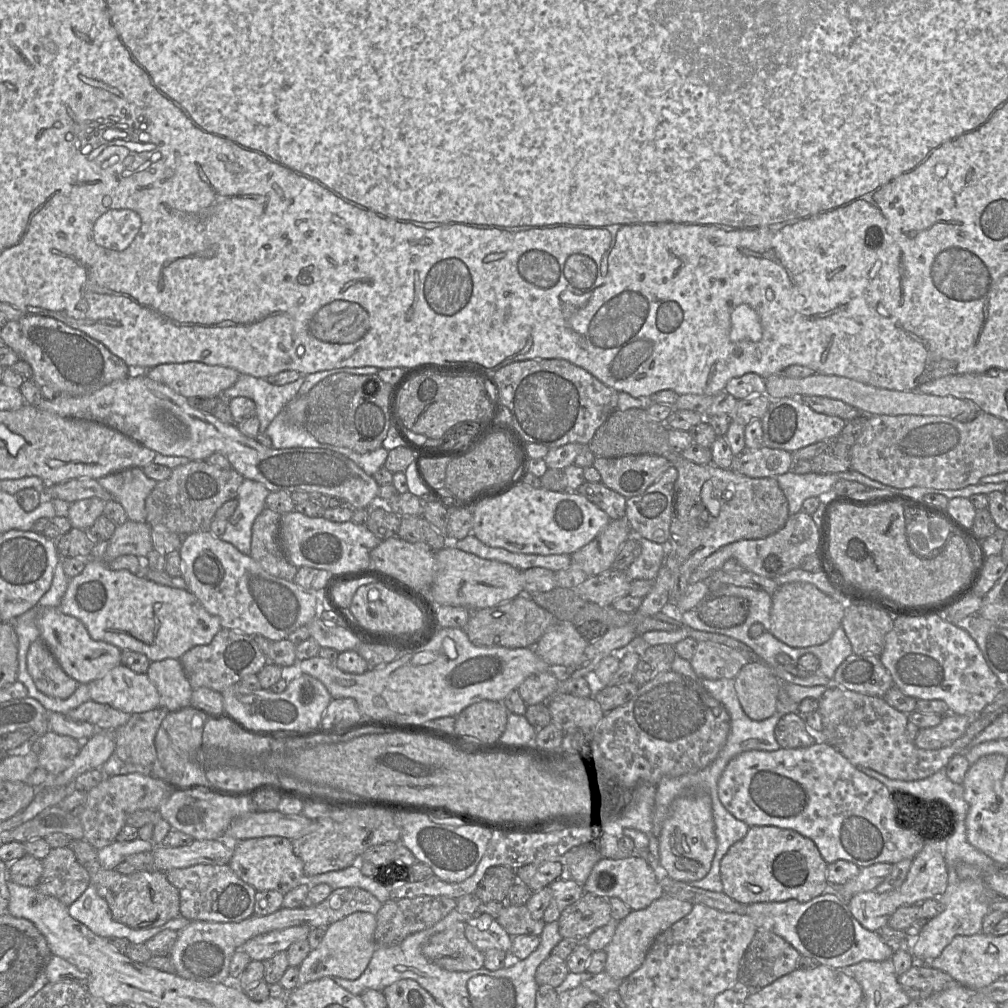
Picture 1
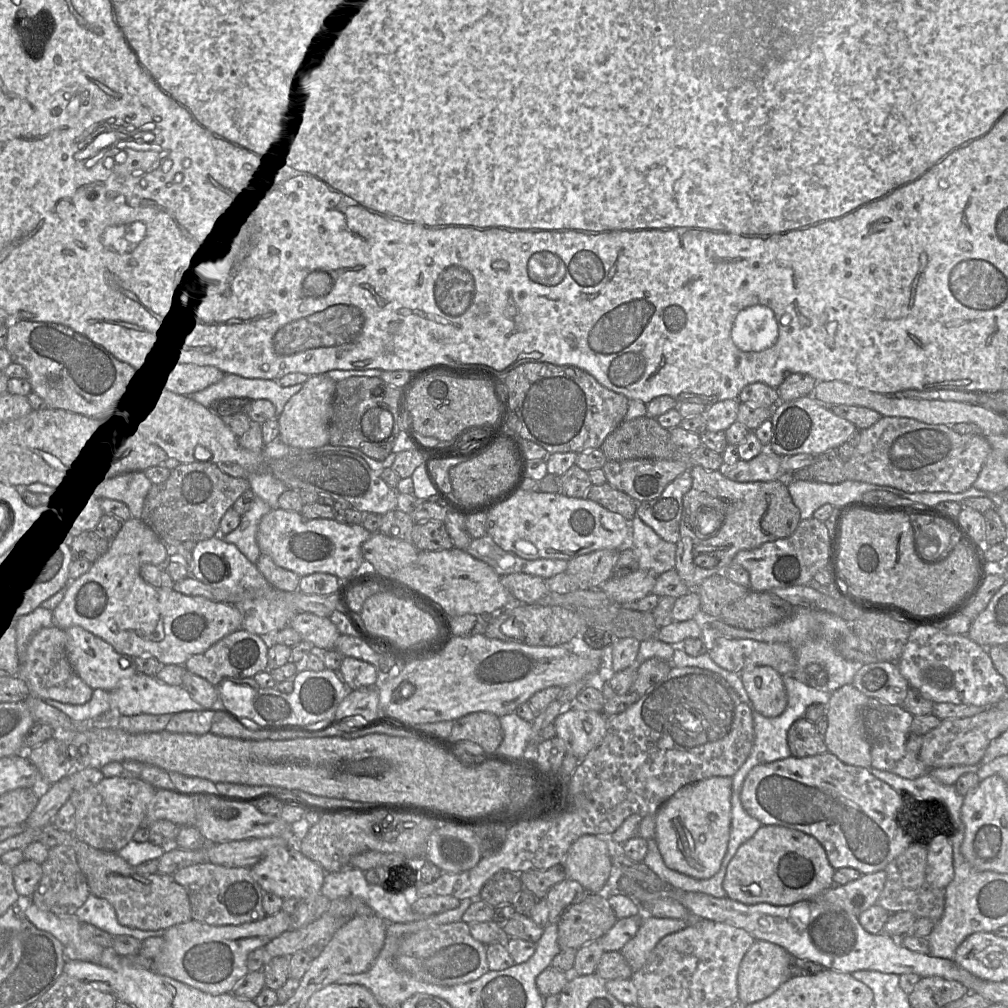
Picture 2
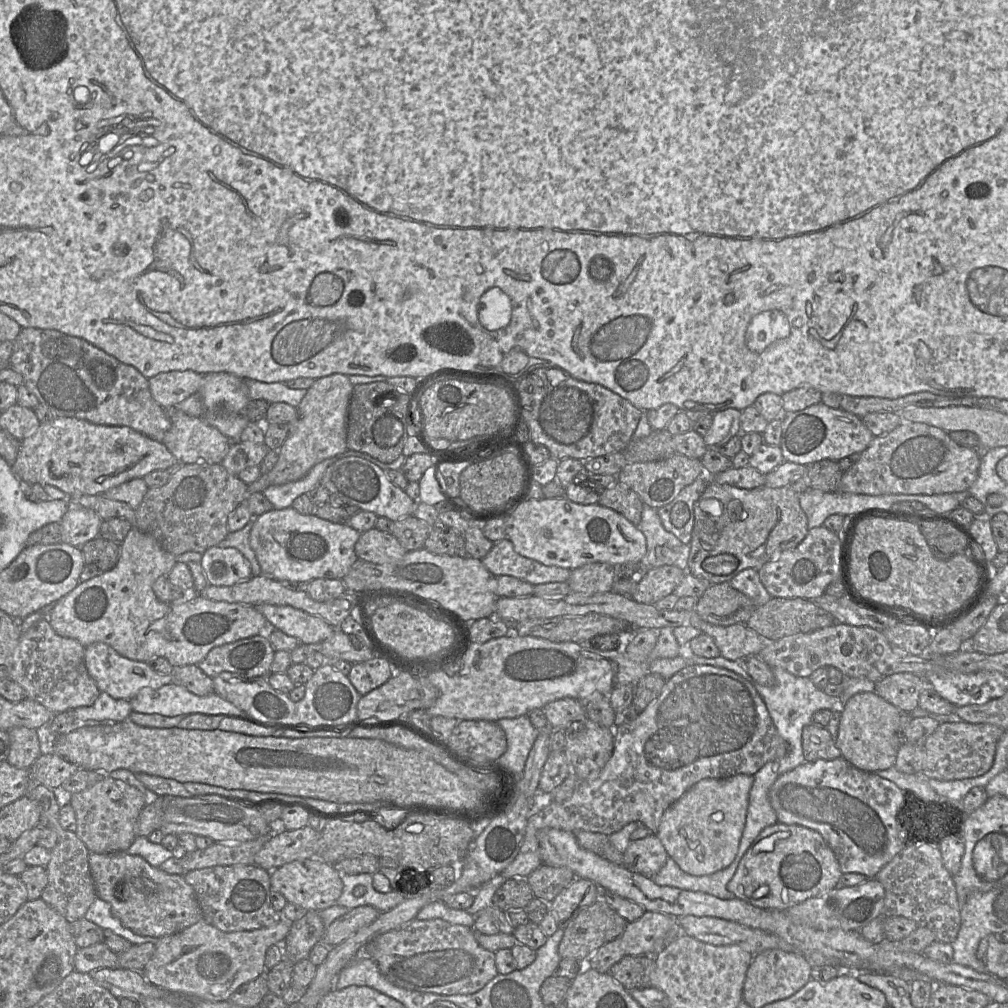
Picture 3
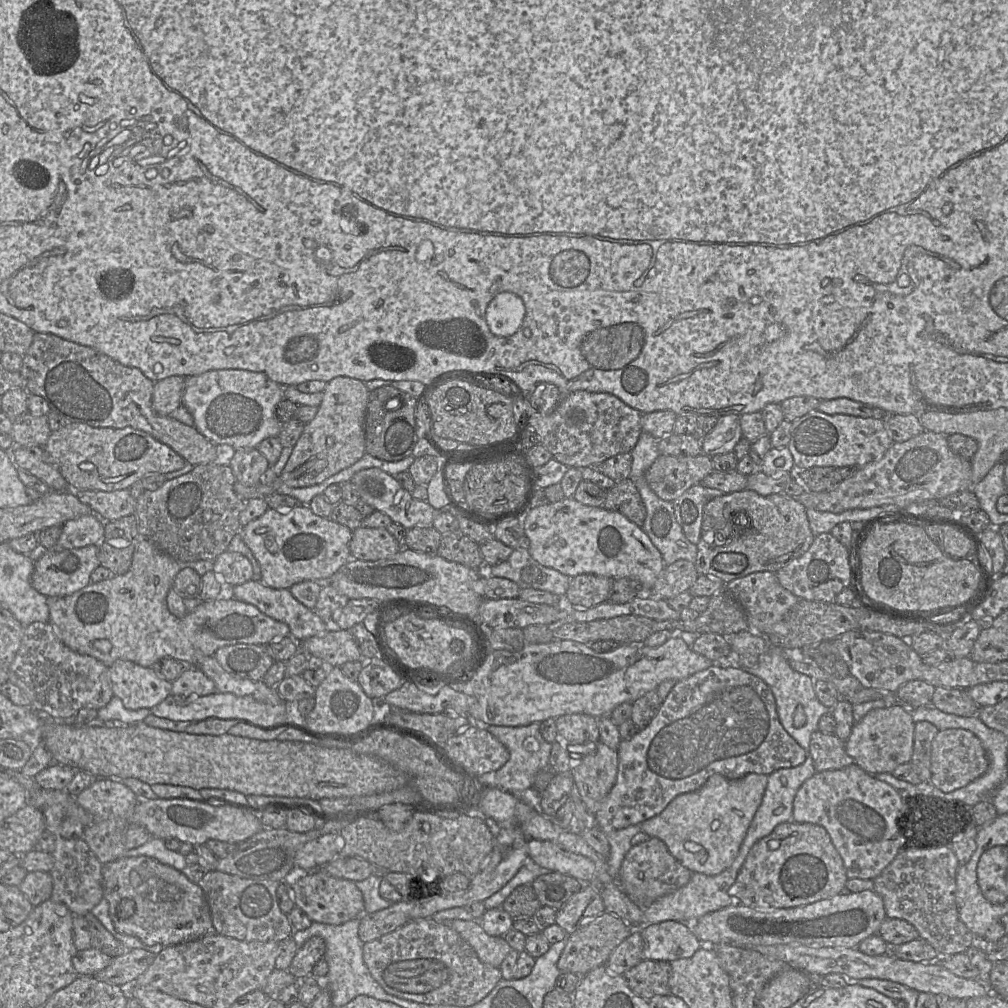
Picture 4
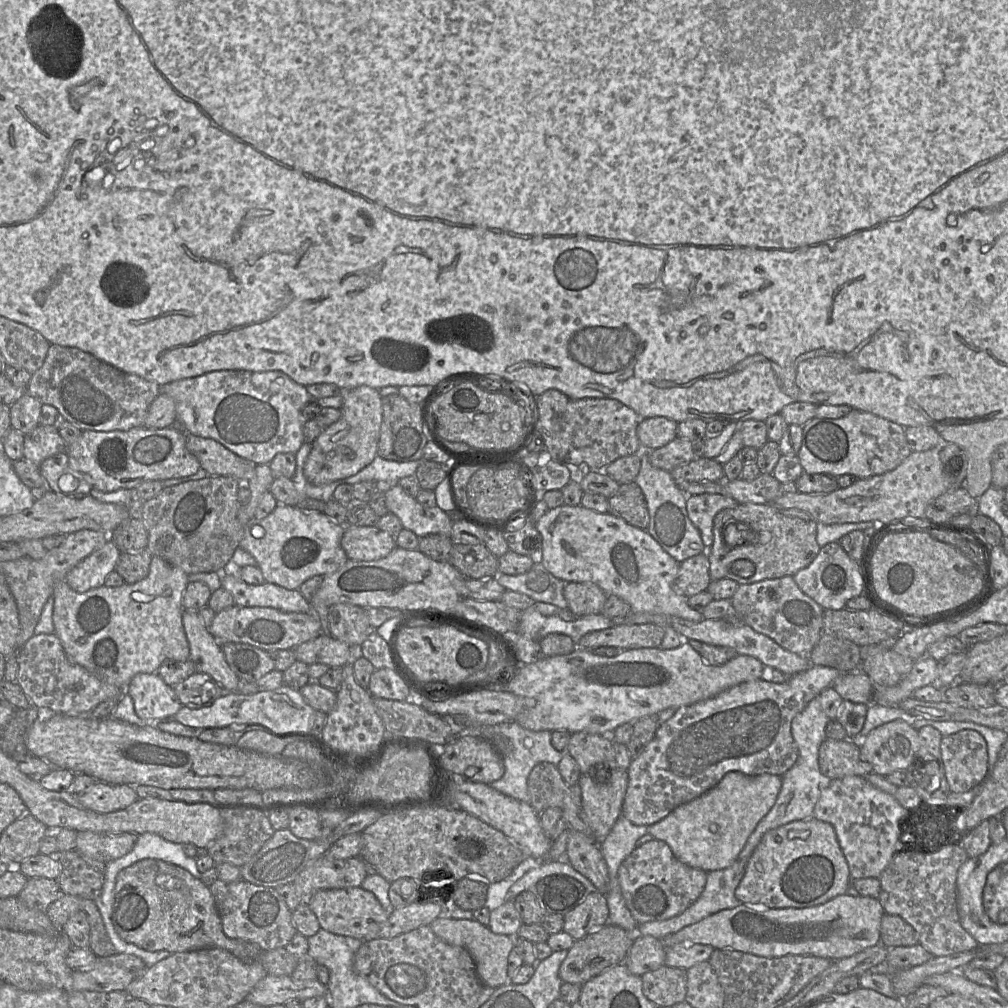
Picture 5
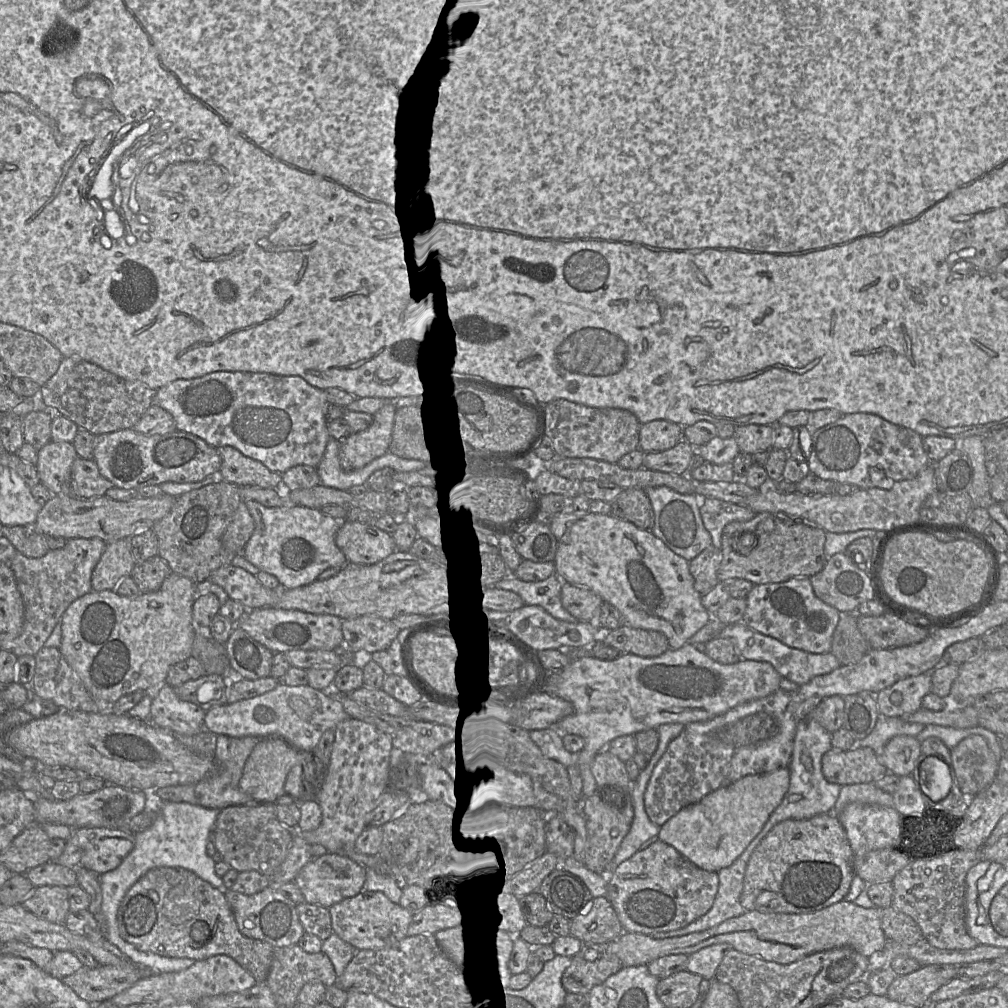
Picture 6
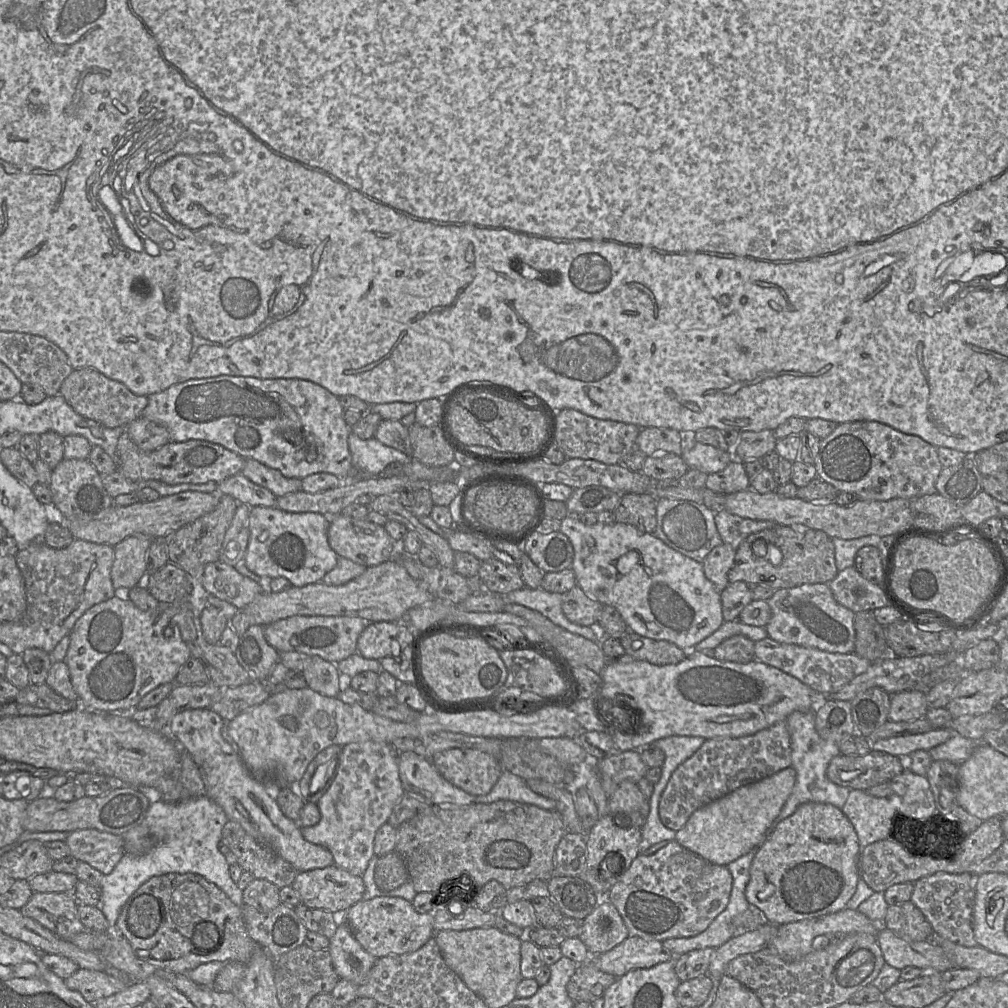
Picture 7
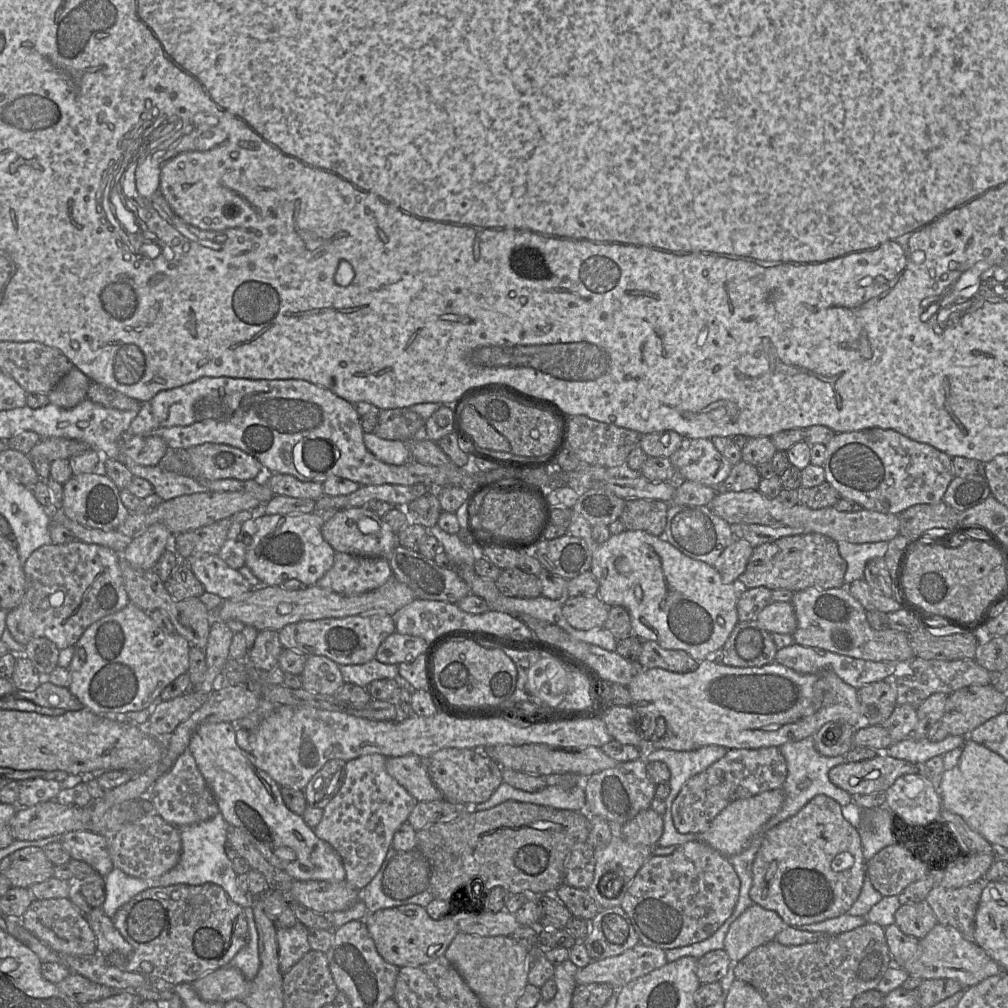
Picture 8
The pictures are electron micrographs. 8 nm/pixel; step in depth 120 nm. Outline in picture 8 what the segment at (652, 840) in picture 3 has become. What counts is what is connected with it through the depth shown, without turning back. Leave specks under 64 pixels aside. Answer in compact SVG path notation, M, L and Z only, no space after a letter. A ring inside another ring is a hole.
M699 841L679 845L673 853L650 856L629 884L620 907L628 915L642 944L663 950L703 941L731 916L738 901L740 879L728 857Z

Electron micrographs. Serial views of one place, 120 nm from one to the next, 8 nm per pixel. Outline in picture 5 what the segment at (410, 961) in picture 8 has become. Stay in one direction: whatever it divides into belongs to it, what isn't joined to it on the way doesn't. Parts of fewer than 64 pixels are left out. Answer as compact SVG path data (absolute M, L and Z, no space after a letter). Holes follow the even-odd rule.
M361 886L319 890L309 899L308 907L316 915L322 929L332 934L356 938L361 942L380 939L380 930L389 916L376 896Z

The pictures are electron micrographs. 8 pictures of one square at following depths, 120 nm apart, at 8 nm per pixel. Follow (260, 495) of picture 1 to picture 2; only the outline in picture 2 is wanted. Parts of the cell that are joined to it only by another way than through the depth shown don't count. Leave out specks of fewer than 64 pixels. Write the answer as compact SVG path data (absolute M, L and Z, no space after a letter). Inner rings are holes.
M255 495L252 507L241 516L239 526L231 533L221 536L226 543L235 545L238 550L253 564L256 564L261 552L257 544L258 525L271 507Z

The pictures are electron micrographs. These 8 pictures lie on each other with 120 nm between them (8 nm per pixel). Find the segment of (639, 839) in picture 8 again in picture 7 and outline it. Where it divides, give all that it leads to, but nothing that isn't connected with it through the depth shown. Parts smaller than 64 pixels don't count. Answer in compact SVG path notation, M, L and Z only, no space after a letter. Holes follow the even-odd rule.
M630 780L622 781L612 796L608 797L609 813L625 813L633 824L641 828L649 815L650 804L637 786Z

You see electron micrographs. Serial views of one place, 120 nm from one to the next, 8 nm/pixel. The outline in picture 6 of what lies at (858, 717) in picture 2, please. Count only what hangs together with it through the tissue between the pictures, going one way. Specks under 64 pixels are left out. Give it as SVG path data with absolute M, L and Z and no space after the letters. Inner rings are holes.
M898 735L889 740L878 754L889 773L900 777L911 775L921 754L921 743L916 737Z

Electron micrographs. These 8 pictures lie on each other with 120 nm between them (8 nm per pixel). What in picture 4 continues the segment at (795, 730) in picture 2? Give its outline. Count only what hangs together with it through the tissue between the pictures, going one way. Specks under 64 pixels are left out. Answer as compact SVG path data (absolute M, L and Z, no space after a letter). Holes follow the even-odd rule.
M819 730L811 735L809 752L816 772L841 769L855 763L845 750L845 741Z

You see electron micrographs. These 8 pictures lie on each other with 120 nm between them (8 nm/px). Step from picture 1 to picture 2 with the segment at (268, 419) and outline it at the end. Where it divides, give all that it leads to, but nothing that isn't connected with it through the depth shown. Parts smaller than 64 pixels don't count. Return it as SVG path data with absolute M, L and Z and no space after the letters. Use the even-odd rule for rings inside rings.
M225 374L223 379L206 389L195 393L192 400L206 408L214 402L227 398L249 400L269 400L274 406L278 418L287 401L300 391L303 384L281 387L275 380L244 378L234 374Z

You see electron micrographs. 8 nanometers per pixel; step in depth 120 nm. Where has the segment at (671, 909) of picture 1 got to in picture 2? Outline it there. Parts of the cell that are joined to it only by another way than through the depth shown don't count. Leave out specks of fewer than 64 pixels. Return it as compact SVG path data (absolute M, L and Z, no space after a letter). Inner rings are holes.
M644 915L636 935L619 952L634 973L643 967L650 953L662 938L684 929L689 924L682 919Z

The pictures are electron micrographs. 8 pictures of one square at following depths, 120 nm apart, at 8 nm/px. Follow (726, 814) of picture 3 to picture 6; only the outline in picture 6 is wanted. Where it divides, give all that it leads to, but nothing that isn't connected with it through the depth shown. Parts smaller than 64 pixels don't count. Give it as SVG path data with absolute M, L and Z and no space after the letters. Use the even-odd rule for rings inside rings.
M789 767L767 774L747 775L681 809L660 826L658 839L673 846L697 867L718 872L730 866L762 830L780 805L790 784Z

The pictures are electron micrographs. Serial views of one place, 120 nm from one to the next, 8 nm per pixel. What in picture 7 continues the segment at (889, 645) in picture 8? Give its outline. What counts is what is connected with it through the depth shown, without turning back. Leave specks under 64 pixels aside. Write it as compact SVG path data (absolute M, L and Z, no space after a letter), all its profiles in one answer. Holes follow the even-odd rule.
M802 584L778 589L767 603L771 608L771 618L765 628L770 639L830 653L854 652L855 613L835 600L828 584Z

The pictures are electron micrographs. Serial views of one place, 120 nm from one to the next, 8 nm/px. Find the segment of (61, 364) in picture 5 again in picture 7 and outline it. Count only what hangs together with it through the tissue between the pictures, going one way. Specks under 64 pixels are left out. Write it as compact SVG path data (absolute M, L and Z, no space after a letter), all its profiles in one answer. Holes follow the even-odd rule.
M94 368L74 369L63 381L59 394L79 415L105 427L128 426L138 419L148 404L148 397L136 395L123 383L106 377Z

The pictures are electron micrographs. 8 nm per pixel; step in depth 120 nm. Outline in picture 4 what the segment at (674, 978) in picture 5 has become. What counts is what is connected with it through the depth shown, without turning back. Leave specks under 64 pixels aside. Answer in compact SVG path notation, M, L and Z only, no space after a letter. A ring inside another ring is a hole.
M643 959L622 976L636 996L650 1000L657 995L671 994L671 973L670 962Z

